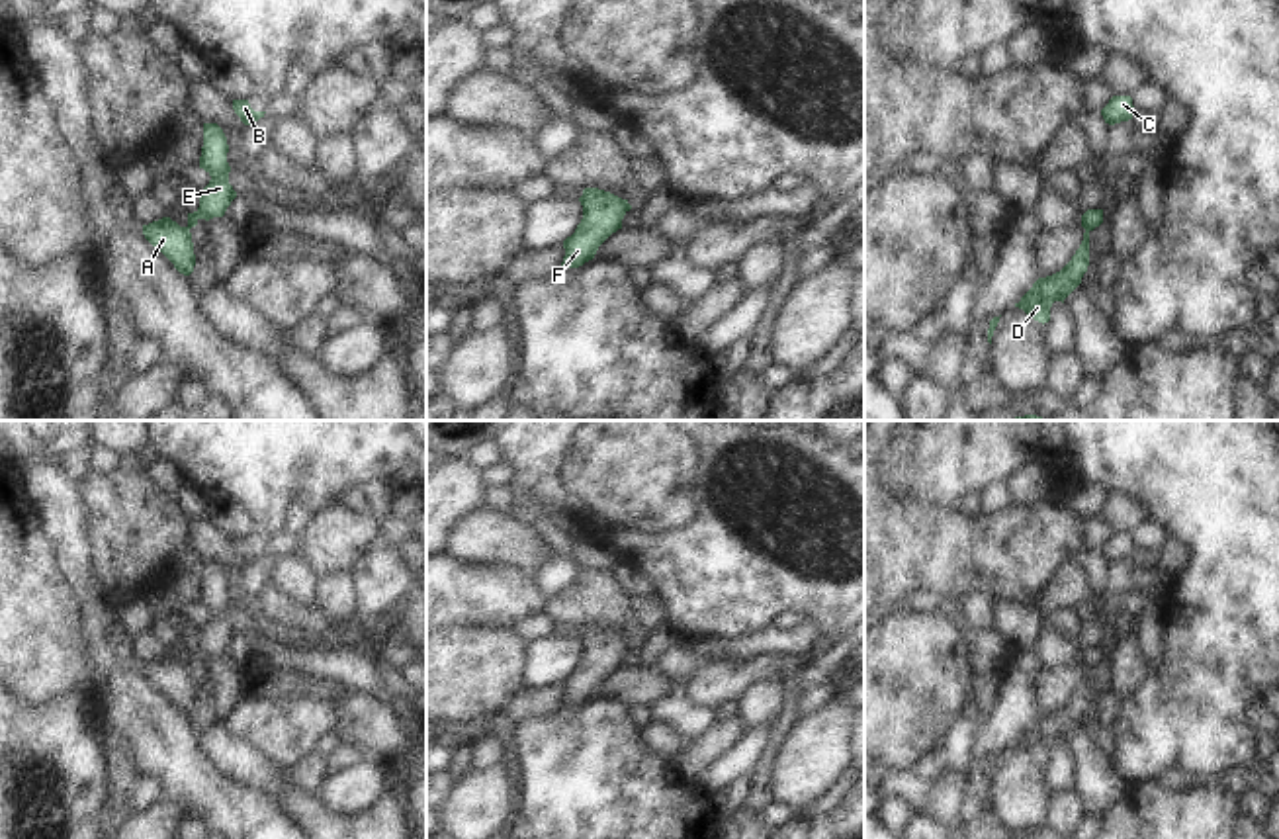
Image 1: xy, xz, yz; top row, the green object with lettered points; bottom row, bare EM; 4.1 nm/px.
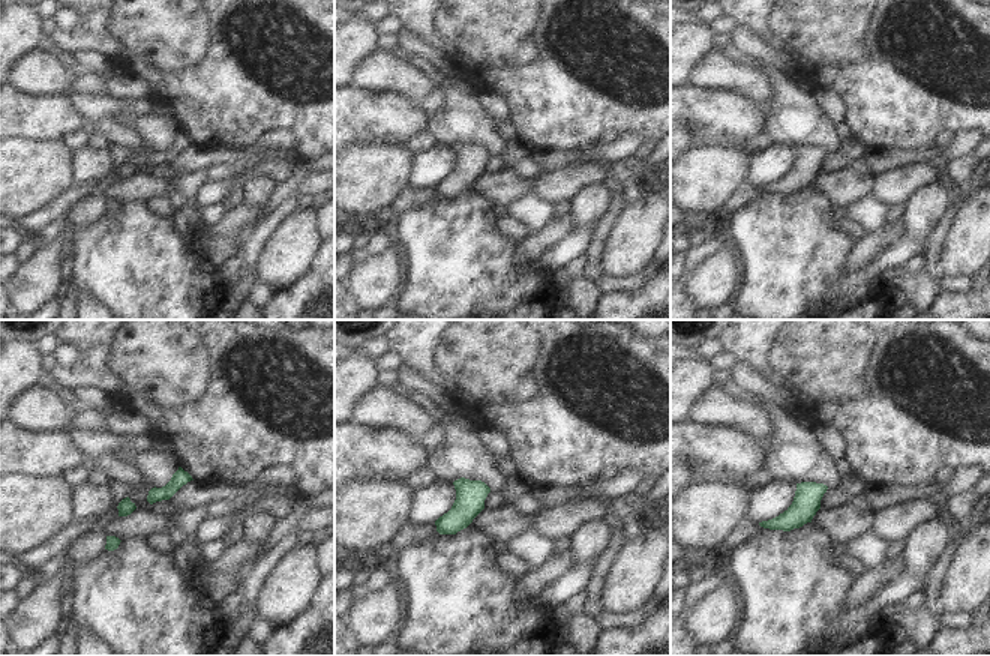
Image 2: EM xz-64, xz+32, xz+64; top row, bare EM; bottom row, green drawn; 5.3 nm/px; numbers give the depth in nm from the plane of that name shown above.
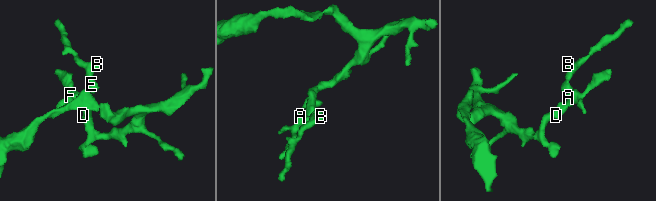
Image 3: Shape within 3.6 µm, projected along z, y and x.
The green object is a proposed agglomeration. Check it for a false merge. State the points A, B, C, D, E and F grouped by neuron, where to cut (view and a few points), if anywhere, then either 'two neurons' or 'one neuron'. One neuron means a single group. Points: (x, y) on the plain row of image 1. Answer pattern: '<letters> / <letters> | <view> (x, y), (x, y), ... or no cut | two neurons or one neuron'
A D F / B C E | xz (626, 642), (628, 648) | two neurons

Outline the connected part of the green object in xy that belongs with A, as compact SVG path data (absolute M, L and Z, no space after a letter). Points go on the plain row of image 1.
M162 655L158 659L143 663L143 673L174 702L180 712L190 714L194 710L196 692L188 665L180 665L170 655Z

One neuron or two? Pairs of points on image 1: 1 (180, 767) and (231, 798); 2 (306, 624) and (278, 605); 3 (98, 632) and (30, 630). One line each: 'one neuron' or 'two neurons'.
1: one neuron
2: one neuron
3: two neurons

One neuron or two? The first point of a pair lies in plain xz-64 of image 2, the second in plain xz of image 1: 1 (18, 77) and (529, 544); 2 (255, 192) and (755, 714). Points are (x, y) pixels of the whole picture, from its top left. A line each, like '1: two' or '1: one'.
1: one
2: one

